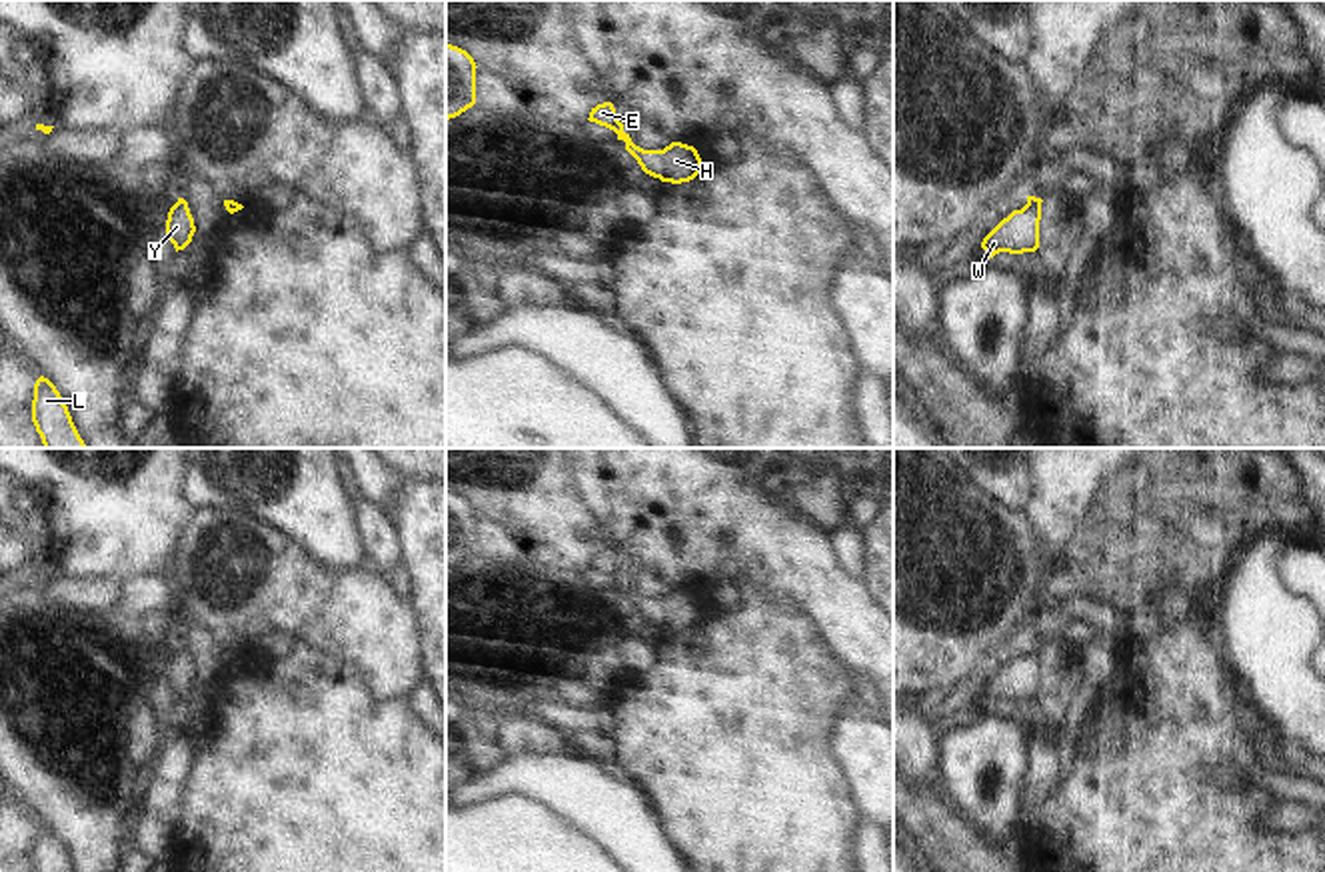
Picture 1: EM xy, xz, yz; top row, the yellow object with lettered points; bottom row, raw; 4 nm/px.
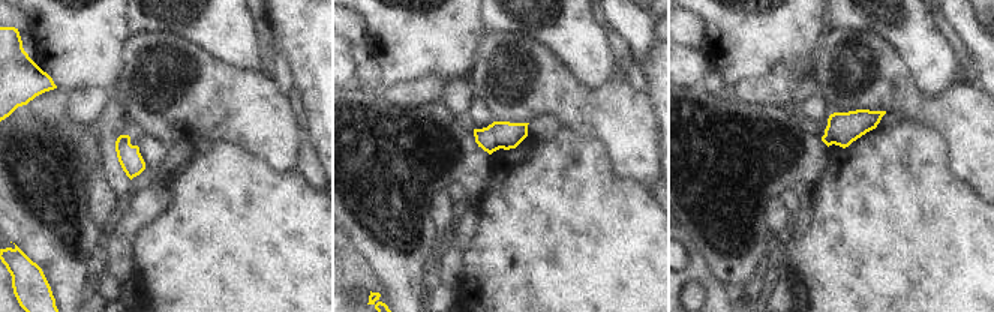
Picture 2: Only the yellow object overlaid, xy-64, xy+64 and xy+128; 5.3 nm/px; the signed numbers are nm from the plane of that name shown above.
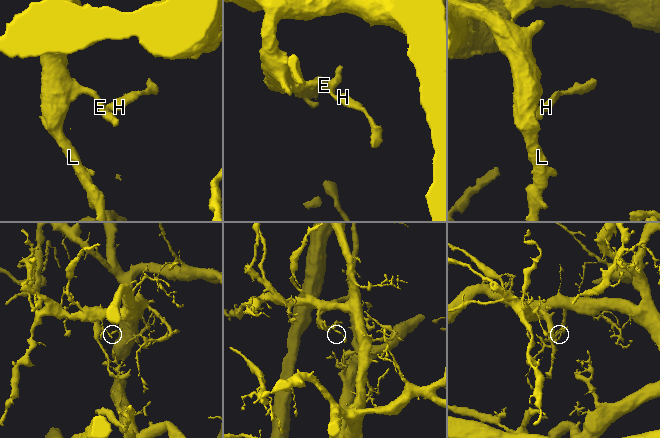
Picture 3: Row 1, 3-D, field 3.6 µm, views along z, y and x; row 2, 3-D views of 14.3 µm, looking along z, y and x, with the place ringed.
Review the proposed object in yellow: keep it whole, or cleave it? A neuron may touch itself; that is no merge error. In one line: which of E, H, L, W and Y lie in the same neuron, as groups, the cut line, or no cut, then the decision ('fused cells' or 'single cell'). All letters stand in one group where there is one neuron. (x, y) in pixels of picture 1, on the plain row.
groups E H L W Y; cut none; single cell

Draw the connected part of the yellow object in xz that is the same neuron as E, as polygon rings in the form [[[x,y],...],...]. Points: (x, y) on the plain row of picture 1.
[[[612,550],[598,552],[590,560],[590,570],[606,574],[626,590],[626,598],[638,608],[642,618],[662,630],[681,632],[693,628],[701,620],[701,606],[693,594],[671,590],[663,598],[644,598],[636,594],[624,572],[616,564]]]

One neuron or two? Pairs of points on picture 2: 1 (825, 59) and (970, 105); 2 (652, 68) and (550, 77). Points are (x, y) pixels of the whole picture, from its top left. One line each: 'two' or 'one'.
1: one
2: two

